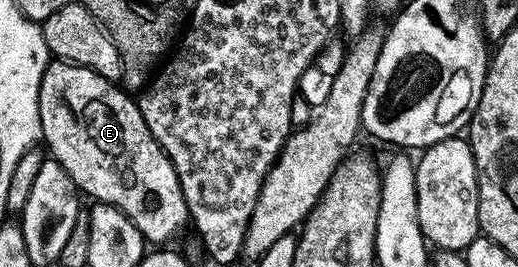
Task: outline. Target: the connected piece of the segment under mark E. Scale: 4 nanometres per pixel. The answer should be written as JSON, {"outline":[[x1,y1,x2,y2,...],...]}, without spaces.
{"outline":[[52,61,46,67,42,80,40,81,40,121,42,122,42,139,44,143,50,146,49,154,59,163,68,173,68,177,72,177,75,187,83,196,91,195,91,200,107,203,116,209,120,209,132,221,132,225,136,225,136,229,140,229,142,238,150,245,166,245,170,238,181,229,187,226,188,212,186,210,186,202,184,201,184,193,180,189,180,181,176,169,172,165,172,161,164,153,164,149,152,137,152,133,148,129,148,125,144,121,141,109,138,108,137,102,117,82,100,77,100,73,92,73,92,69,81,67,75,63,63,63,61,61]]}

